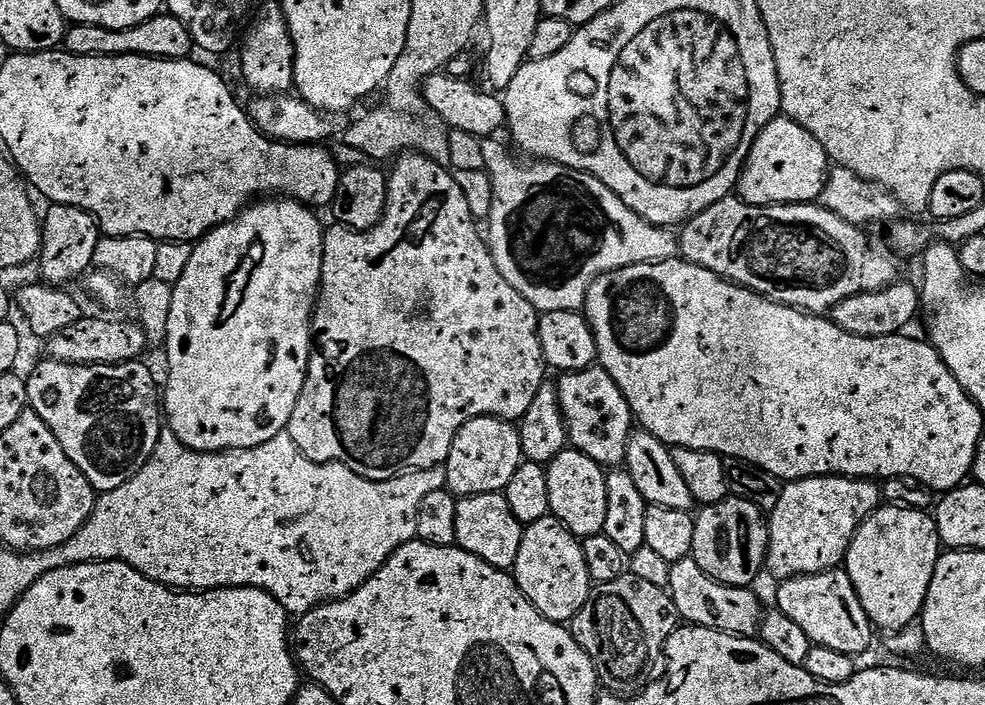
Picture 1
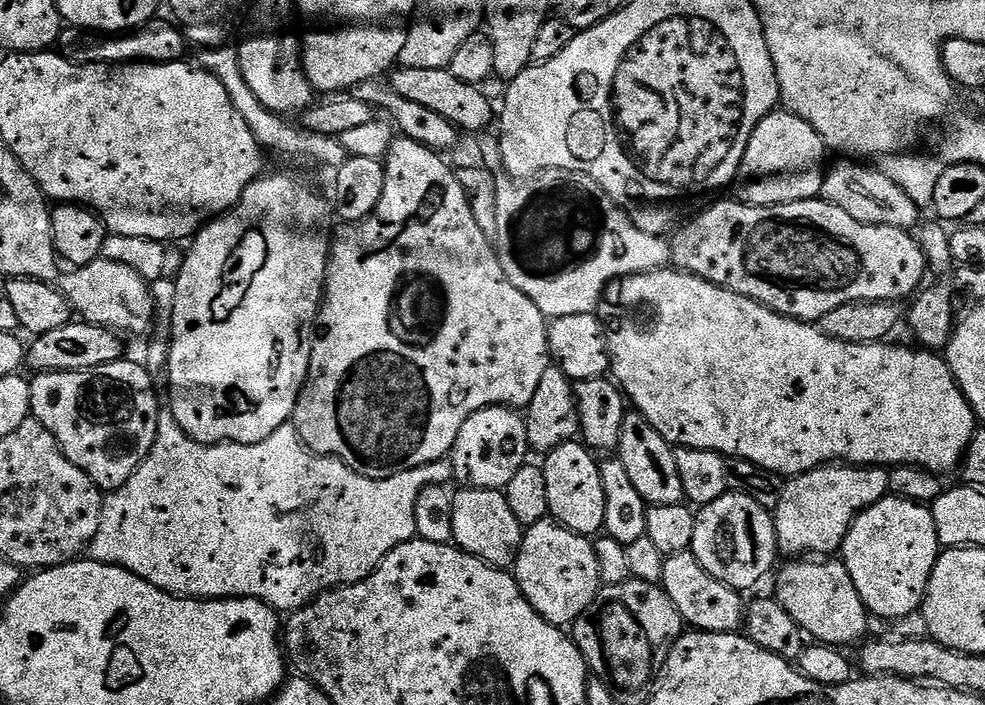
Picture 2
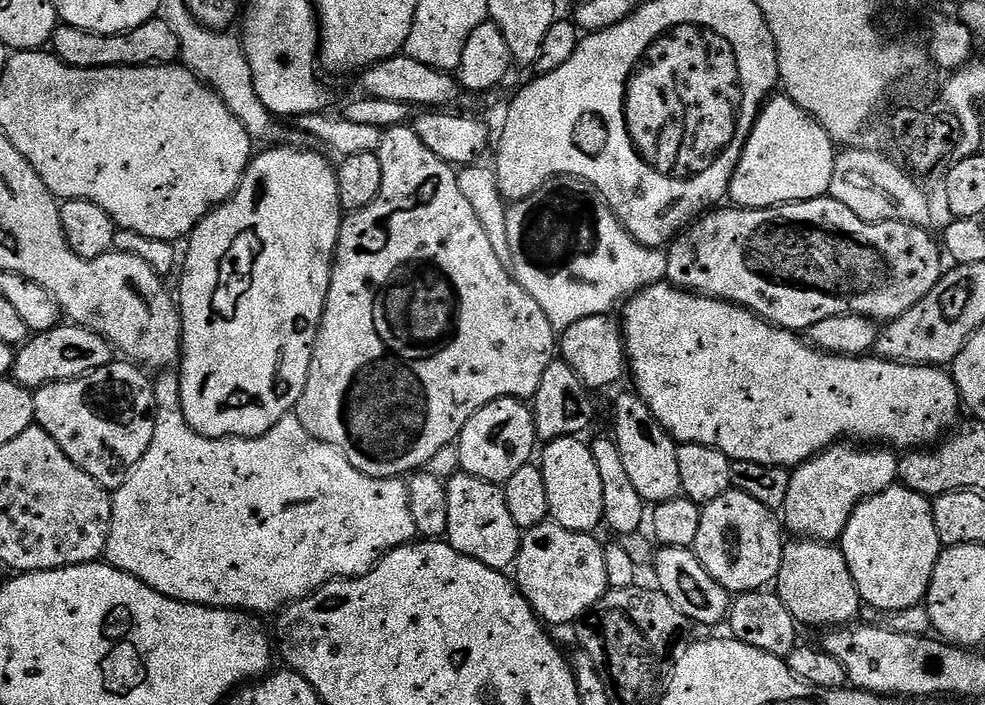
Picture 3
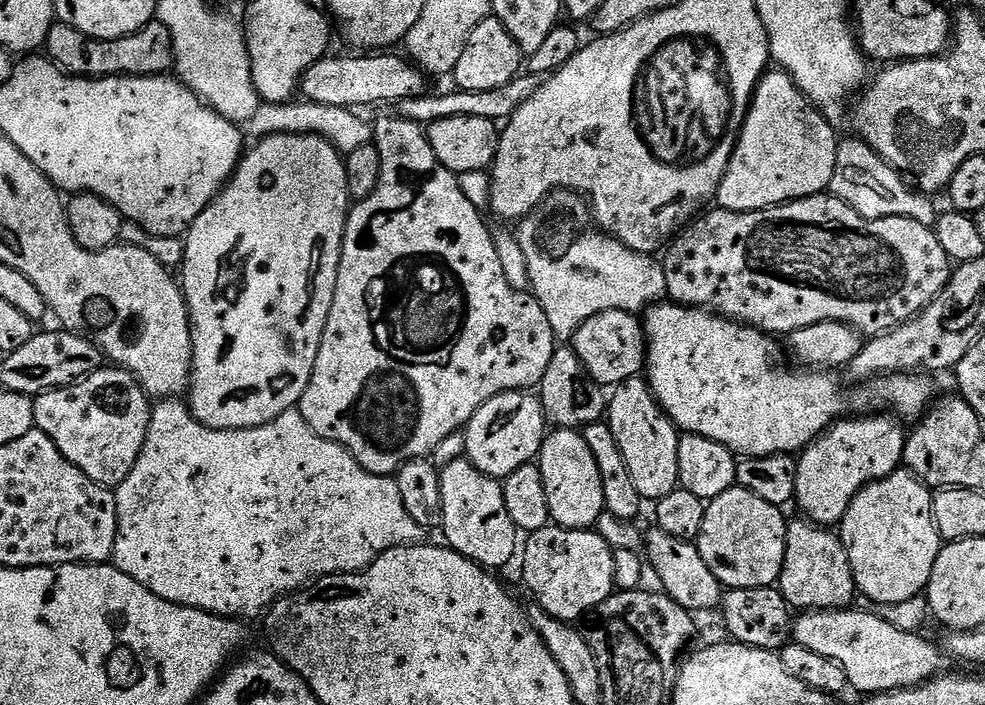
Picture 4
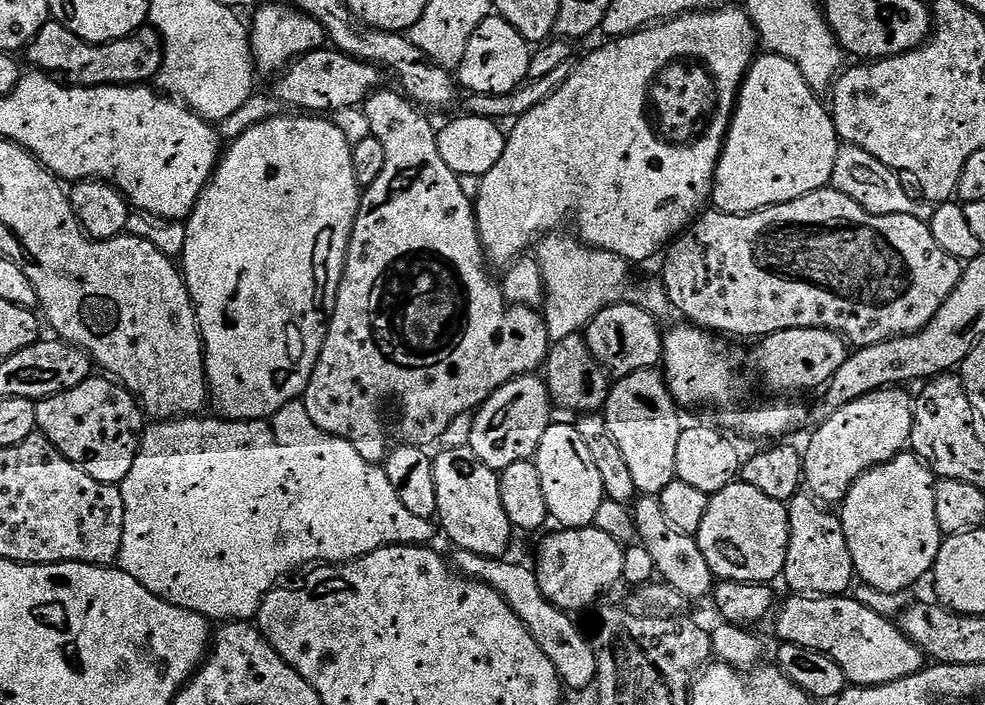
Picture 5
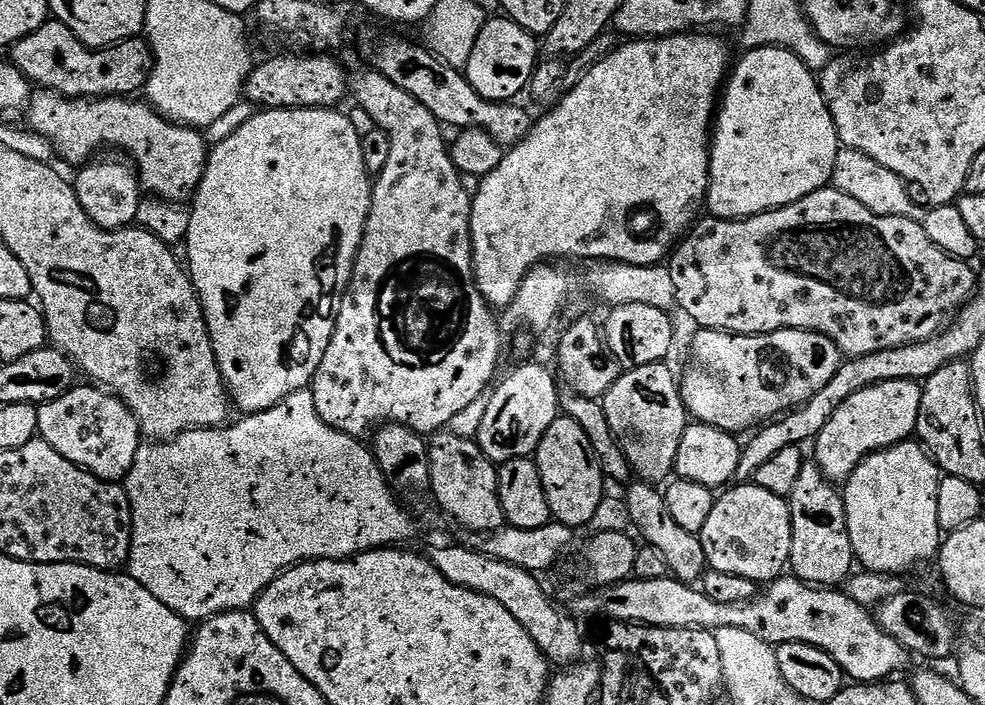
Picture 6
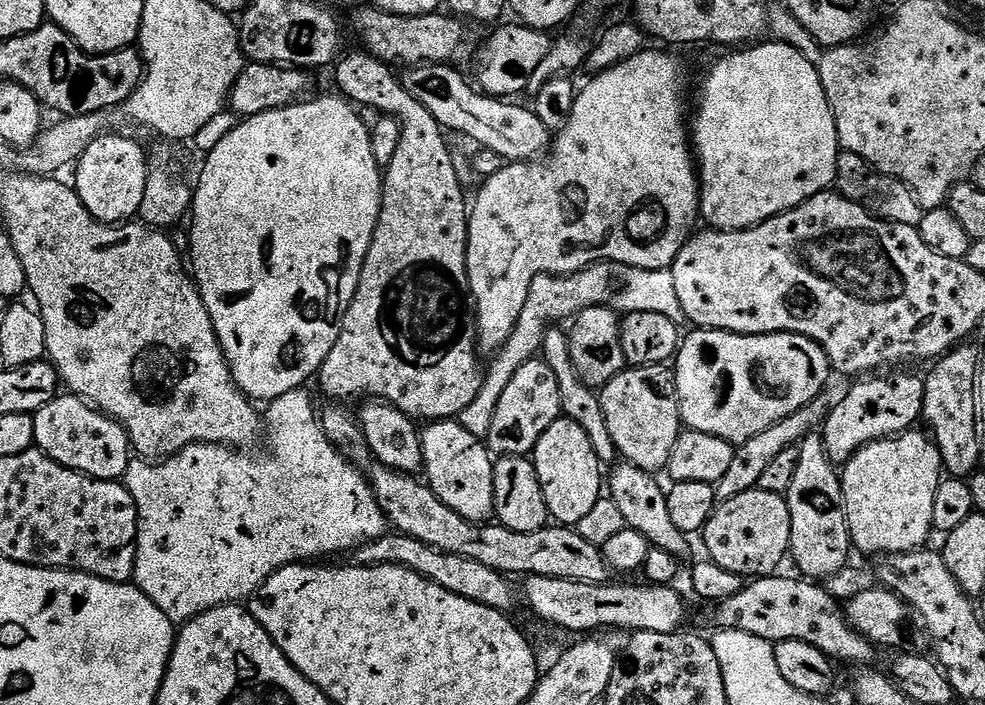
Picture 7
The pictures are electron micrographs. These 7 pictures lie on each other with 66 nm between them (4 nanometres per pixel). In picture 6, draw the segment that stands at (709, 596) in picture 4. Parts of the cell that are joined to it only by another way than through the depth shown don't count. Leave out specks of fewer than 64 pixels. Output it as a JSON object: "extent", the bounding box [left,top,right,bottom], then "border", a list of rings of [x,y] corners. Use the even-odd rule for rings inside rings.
{"extent":[626,482,709,585],"border":[[[652,482],[629,483],[626,491],[628,491],[626,501],[631,527],[640,531],[639,539],[644,544],[654,546],[654,550],[658,550],[658,554],[662,554],[669,573],[675,579],[690,585],[703,581],[704,573],[709,571],[709,566],[706,554],[702,550],[700,537],[697,533],[682,530],[682,526],[678,526],[678,522],[674,522],[670,510],[666,510],[666,498],[663,491]]]}

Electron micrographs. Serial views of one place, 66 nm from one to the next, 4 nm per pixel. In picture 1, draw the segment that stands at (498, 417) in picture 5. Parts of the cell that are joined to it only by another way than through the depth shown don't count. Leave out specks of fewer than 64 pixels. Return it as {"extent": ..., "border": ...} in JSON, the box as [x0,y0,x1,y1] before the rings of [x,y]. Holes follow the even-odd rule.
{"extent":[443,416,524,496],"border":[[[479,416],[468,420],[454,438],[450,454],[443,465],[448,479],[446,488],[453,496],[477,496],[491,492],[503,493],[510,478],[520,469],[524,451],[520,441],[520,430],[515,423],[499,420],[497,416]]]}

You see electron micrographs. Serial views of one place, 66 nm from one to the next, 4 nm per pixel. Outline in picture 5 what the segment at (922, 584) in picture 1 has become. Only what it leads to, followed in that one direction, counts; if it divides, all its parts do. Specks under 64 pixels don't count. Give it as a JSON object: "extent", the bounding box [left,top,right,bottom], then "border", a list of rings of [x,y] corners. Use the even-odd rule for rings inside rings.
{"extent":[838,450,942,592],"border":[[[905,450],[890,462],[878,464],[864,472],[850,486],[846,498],[838,508],[842,530],[846,534],[846,546],[850,550],[852,566],[857,577],[865,585],[886,592],[909,591],[920,579],[927,577],[936,565],[942,533],[938,526],[938,514],[934,514],[934,490],[937,477],[912,451]]]}

